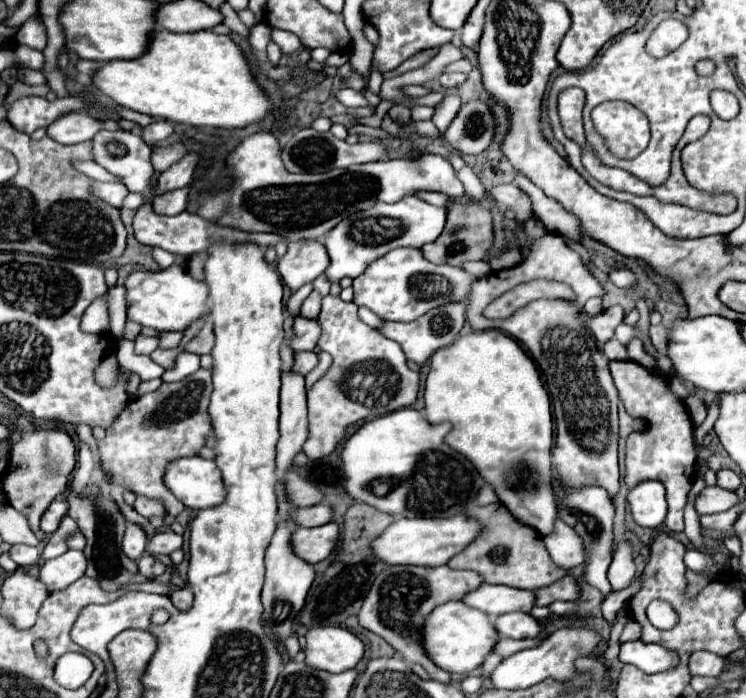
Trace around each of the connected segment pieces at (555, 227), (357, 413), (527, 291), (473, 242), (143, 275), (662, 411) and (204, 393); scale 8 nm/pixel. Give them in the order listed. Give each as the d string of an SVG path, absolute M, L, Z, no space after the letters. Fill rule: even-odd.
M519 176L517 180L517 186L527 192L533 200L533 214L537 218L541 218L541 222L545 224L545 228L553 234L563 234L563 236L569 236L573 240L579 240L579 220L565 212L563 206L551 198L547 198L543 194L541 188L537 188L529 178L525 176Z
M327 294L323 298L319 324L323 334L318 346L333 356L333 364L325 376L309 388L309 438L303 444L303 452L311 460L331 454L357 422L407 408L417 400L419 392L419 372L407 366L401 346L385 338L379 330L363 324L353 302L343 302L339 296ZM379 364L391 370L377 370Z
M535 280L535 282L527 282L521 284L509 292L505 292L499 300L491 302L489 308L485 310L487 318L505 318L511 316L517 308L521 308L523 304L537 300L537 298L547 298L547 300L573 300L575 294L571 292L571 288L567 284L559 284L559 282L545 282L545 280Z
M457 200L451 208L447 208L447 224L439 240L425 244L421 248L423 256L433 264L449 264L449 266L461 266L471 260L487 260L489 250L493 246L493 222L491 212L483 210L477 202Z
M173 264L157 272L133 272L125 280L125 302L127 302L127 322L137 322L143 328L153 328L157 332L179 330L183 332L193 320L209 312L207 306L207 284L193 280L187 270Z
M613 360L609 364L611 376L619 390L619 396L625 404L629 416L645 422L643 430L631 432L627 438L627 456L625 456L625 482L629 488L637 486L643 480L659 480L667 488L667 528L671 532L683 530L683 508L687 504L687 492L695 480L695 462L697 454L693 448L693 424L685 410L685 404L673 396L665 376L651 374L631 360Z
M201 368L179 382L161 384L159 390L129 400L125 410L105 430L105 438L97 440L97 464L103 476L121 478L123 486L133 494L161 500L167 514L179 516L185 506L165 488L163 472L169 462L181 456L195 456L205 446L205 436L211 432L207 414L211 392L211 370Z

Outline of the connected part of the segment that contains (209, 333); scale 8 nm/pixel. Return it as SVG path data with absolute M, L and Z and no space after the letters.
M207 322L201 330L199 330L199 334L185 346L185 350L187 352L193 352L193 354L209 354L211 352L211 348L213 348L213 344L215 344L215 336L213 336L213 324L211 322Z

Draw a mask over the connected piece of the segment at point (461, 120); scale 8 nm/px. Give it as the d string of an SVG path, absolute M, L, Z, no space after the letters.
M481 98L461 106L449 128L445 130L445 142L459 154L481 154L485 152L495 136L495 116Z

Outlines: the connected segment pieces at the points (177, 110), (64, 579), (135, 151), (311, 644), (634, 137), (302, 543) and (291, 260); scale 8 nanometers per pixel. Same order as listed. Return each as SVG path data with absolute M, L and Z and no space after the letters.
M167 30L151 32L151 44L147 46L147 52L143 56L135 60L111 60L101 64L93 74L93 86L119 106L125 106L129 110L153 118L165 118L189 126L241 128L263 120L265 114L271 110L271 102L263 96L263 90L255 84L241 48L229 36L221 36L211 30L199 30L187 34L177 34Z
M67 550L59 558L47 560L41 566L39 580L47 586L47 592L55 592L61 588L67 588L77 578L81 578L87 570L85 554L79 550Z
M101 130L93 138L93 158L95 158L95 162L101 164L107 172L121 176L123 184L129 188L129 192L141 194L143 200L149 200L155 194L155 188L157 188L151 182L155 170L151 168L149 156L151 156L151 148L143 142L143 138L133 134L133 132L127 132L127 130L115 130L115 132Z
M341 626L309 628L305 640L305 664L331 674L355 668L365 652L363 642Z
M603 102L591 112L591 120L617 158L635 158L645 150L647 118L635 106L627 102Z
M329 522L317 528L297 528L291 536L291 548L301 560L315 564L331 554L337 540L339 540L339 526L335 522Z
M319 240L289 242L287 254L277 262L283 282L295 292L307 282L313 282L329 266L327 250Z

